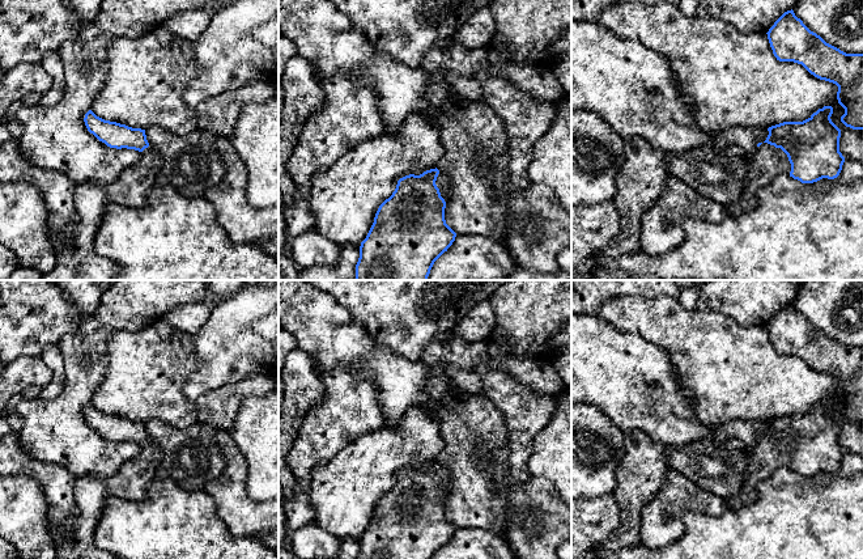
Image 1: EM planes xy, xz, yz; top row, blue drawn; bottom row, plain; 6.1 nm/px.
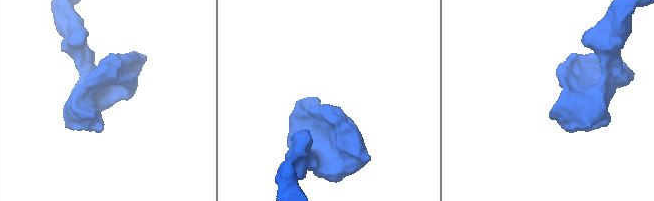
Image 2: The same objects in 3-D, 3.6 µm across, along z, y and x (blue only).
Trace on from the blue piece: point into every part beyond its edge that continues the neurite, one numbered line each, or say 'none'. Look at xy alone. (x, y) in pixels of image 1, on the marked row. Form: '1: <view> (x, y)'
1: xy (76, 259)

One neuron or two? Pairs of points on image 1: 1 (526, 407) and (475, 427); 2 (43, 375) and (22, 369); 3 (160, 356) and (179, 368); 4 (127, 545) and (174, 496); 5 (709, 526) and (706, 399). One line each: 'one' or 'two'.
1: two
2: one
3: one
4: one
5: two

